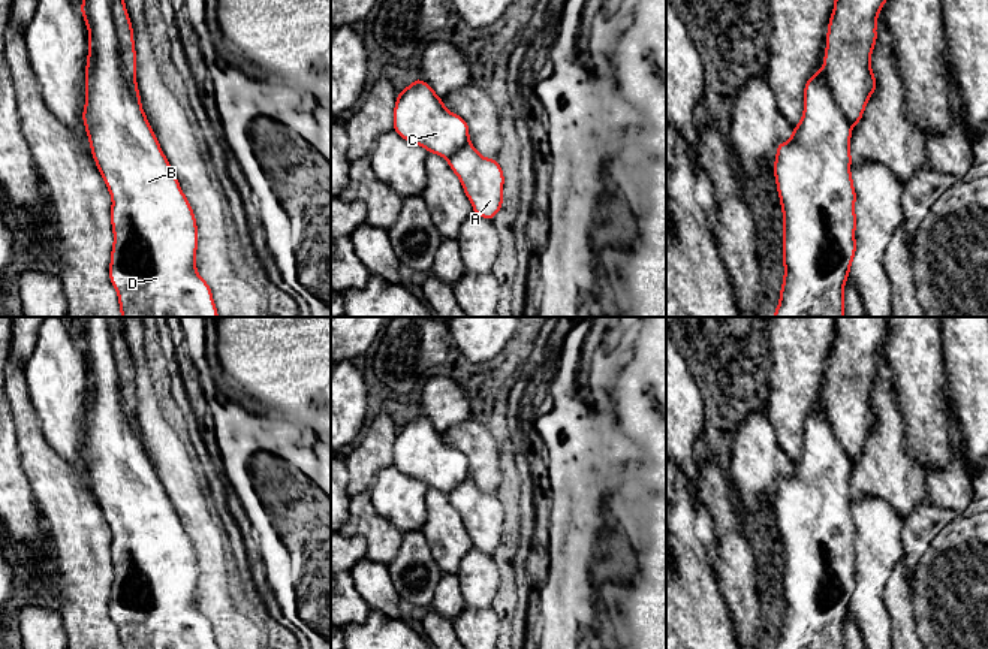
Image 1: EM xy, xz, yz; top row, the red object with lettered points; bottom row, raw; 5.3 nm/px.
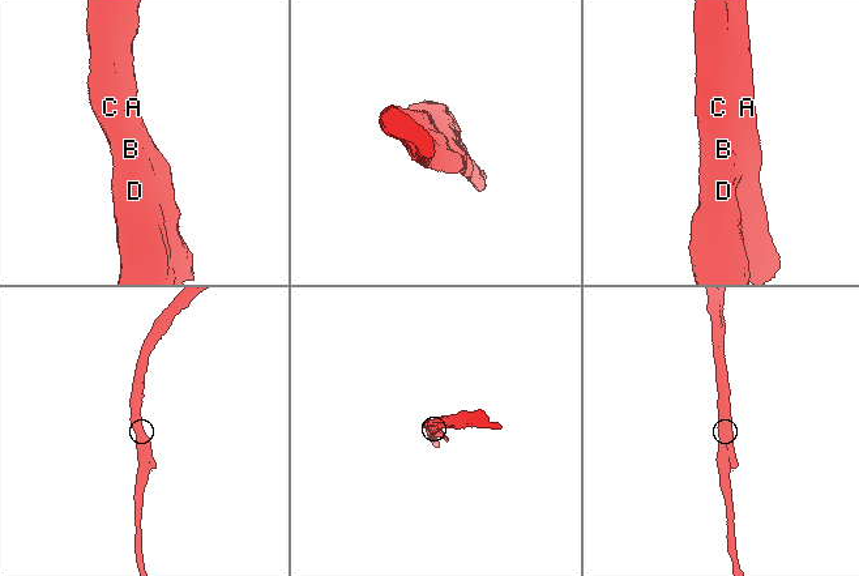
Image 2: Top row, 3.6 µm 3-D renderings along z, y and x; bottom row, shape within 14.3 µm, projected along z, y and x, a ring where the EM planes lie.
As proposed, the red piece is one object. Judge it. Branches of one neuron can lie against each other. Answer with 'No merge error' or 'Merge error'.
Merge error

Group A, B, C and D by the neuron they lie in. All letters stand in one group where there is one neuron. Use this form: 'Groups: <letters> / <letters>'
Groups: A / B C D

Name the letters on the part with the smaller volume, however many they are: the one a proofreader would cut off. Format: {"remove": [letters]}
{"remove": ["A"]}

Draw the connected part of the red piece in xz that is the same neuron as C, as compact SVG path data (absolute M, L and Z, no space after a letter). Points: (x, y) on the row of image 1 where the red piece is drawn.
M418 78L398 93L394 132L445 159L470 144L467 121L449 112L434 90Z

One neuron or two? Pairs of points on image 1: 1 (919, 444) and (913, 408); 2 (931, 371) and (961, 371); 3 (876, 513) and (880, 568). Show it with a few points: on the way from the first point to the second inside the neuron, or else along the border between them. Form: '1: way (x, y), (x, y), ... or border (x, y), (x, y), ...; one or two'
1: way (919, 435), (919, 417); one
2: border (942, 337), (946, 391), (949, 394); two
3: way (877, 527), (877, 555); one

